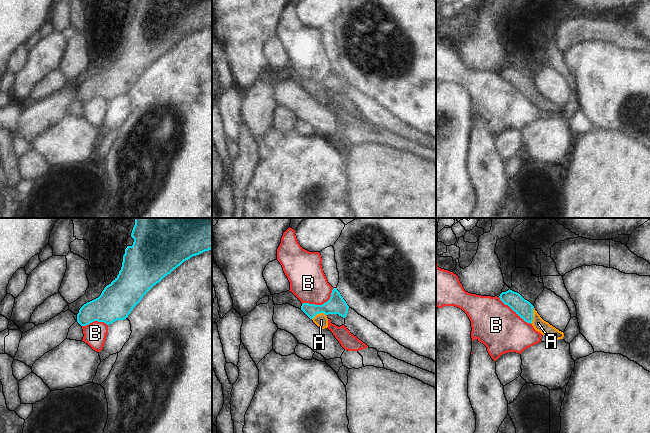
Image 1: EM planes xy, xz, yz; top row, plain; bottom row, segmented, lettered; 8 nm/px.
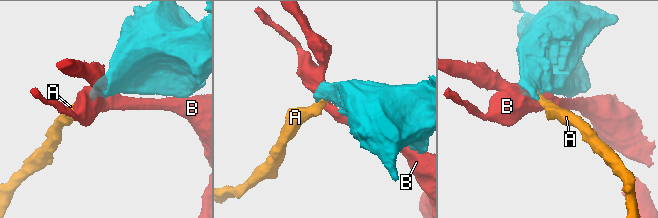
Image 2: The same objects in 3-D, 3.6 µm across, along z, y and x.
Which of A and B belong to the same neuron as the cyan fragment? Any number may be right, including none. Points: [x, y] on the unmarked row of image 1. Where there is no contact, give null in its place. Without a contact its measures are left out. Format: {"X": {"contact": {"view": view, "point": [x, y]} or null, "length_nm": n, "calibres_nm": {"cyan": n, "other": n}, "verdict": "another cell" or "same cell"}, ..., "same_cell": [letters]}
{"A": {"contact": {"view": "yz", "point": [532, 91]}, "length_nm": 140, "calibres_nm": {"cyan": 140, "other": 100}, "verdict": "same cell"}, "B": {"contact": {"view": "xz", "point": [320, 81]}, "length_nm": 280, "calibres_nm": {"cyan": 150, "other": 300}, "verdict": "another cell"}, "same_cell": ["A"]}

